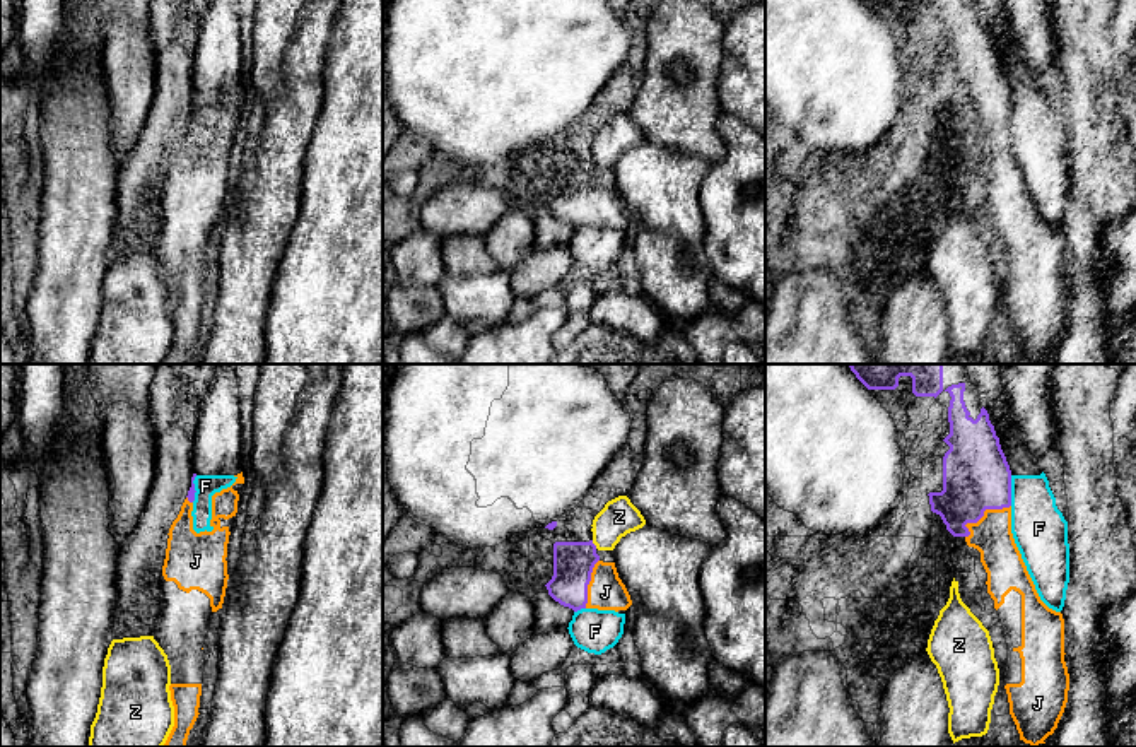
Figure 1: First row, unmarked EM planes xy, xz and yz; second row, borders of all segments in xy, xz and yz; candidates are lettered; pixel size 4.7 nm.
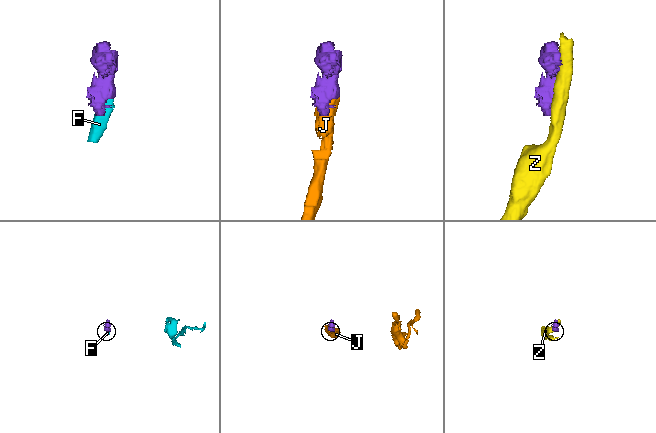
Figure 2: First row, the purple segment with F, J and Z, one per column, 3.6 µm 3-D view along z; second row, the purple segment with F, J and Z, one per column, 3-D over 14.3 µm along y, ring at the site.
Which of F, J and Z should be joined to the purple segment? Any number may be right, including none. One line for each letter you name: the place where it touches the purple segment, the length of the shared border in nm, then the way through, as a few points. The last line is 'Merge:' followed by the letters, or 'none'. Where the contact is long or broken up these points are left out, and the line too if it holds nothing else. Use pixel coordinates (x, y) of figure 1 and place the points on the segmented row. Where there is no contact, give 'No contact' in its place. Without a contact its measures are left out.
J: Touches purple at yz (983, 515). Shared border 260 nm
Merge: J

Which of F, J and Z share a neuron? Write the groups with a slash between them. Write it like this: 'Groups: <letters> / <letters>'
Groups: F / J / Z

